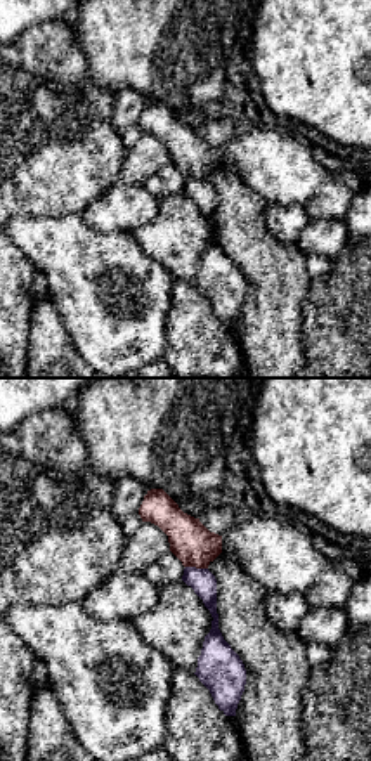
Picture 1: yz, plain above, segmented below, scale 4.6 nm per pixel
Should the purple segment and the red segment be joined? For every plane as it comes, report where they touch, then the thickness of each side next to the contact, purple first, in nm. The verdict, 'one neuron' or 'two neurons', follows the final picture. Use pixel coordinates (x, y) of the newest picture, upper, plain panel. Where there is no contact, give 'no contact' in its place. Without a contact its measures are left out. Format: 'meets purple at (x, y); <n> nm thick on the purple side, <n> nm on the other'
meets purple at (195, 179); 120 nm thick on the purple side, 190 nm on the other

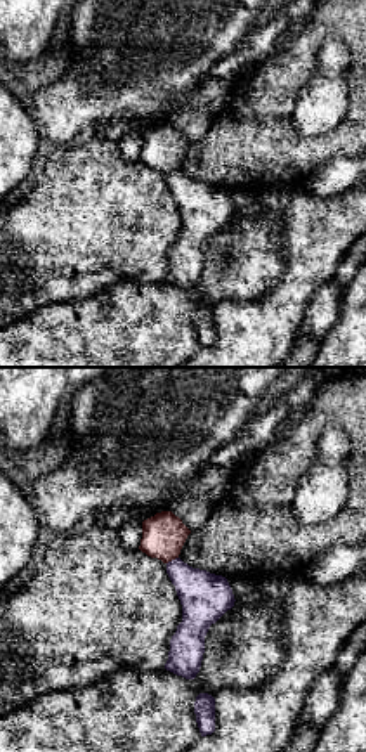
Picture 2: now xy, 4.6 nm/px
meets purple at (172, 172); 220 nm thick on the purple side, 200 nm on the other

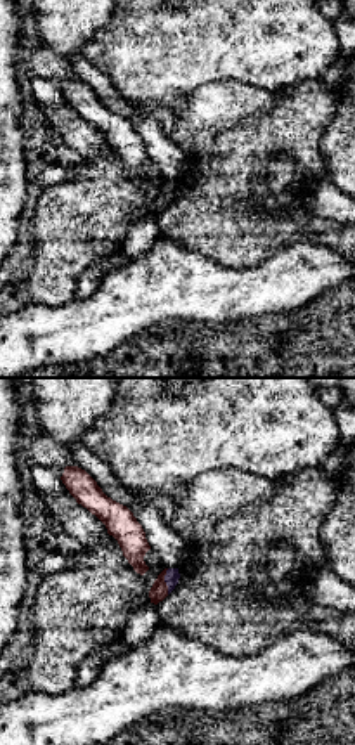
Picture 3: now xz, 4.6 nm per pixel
meets purple at (165, 193); 70 nm thick on the purple side, 80 nm on the other

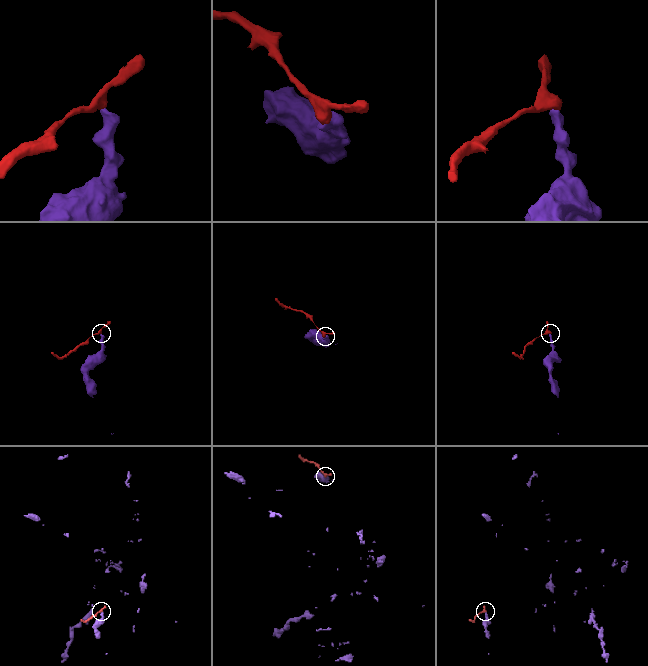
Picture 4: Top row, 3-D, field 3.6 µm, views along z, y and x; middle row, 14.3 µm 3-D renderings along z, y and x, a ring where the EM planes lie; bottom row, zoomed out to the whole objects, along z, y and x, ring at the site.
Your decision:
two neurons

